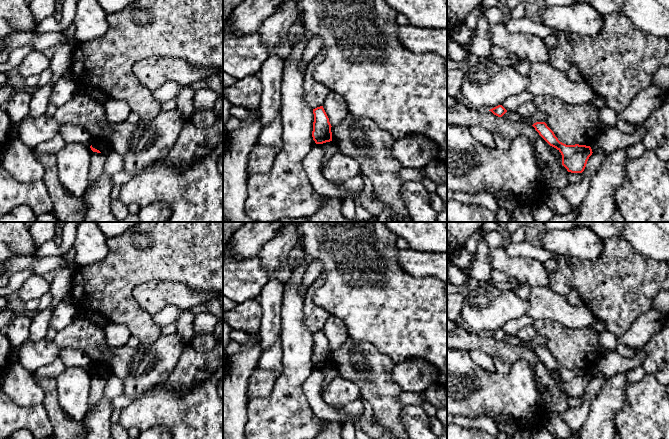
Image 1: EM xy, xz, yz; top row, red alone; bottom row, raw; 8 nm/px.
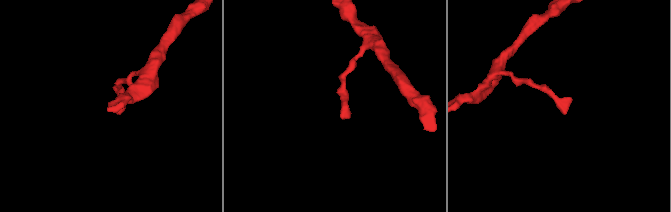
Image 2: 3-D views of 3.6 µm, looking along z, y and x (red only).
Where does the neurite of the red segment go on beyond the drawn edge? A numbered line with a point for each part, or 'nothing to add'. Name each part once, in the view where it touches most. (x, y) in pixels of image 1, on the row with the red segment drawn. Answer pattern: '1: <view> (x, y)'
nothing to add

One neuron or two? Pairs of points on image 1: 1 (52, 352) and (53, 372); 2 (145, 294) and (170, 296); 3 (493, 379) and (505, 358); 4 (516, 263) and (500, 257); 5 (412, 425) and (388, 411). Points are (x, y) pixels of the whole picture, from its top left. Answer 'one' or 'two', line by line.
1: two
2: one
3: two
4: one
5: two

